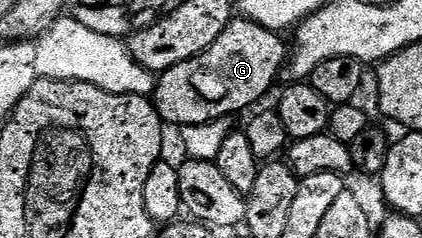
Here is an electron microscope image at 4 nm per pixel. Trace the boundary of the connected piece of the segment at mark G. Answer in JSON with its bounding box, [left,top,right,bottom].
[154,18,290,126]

